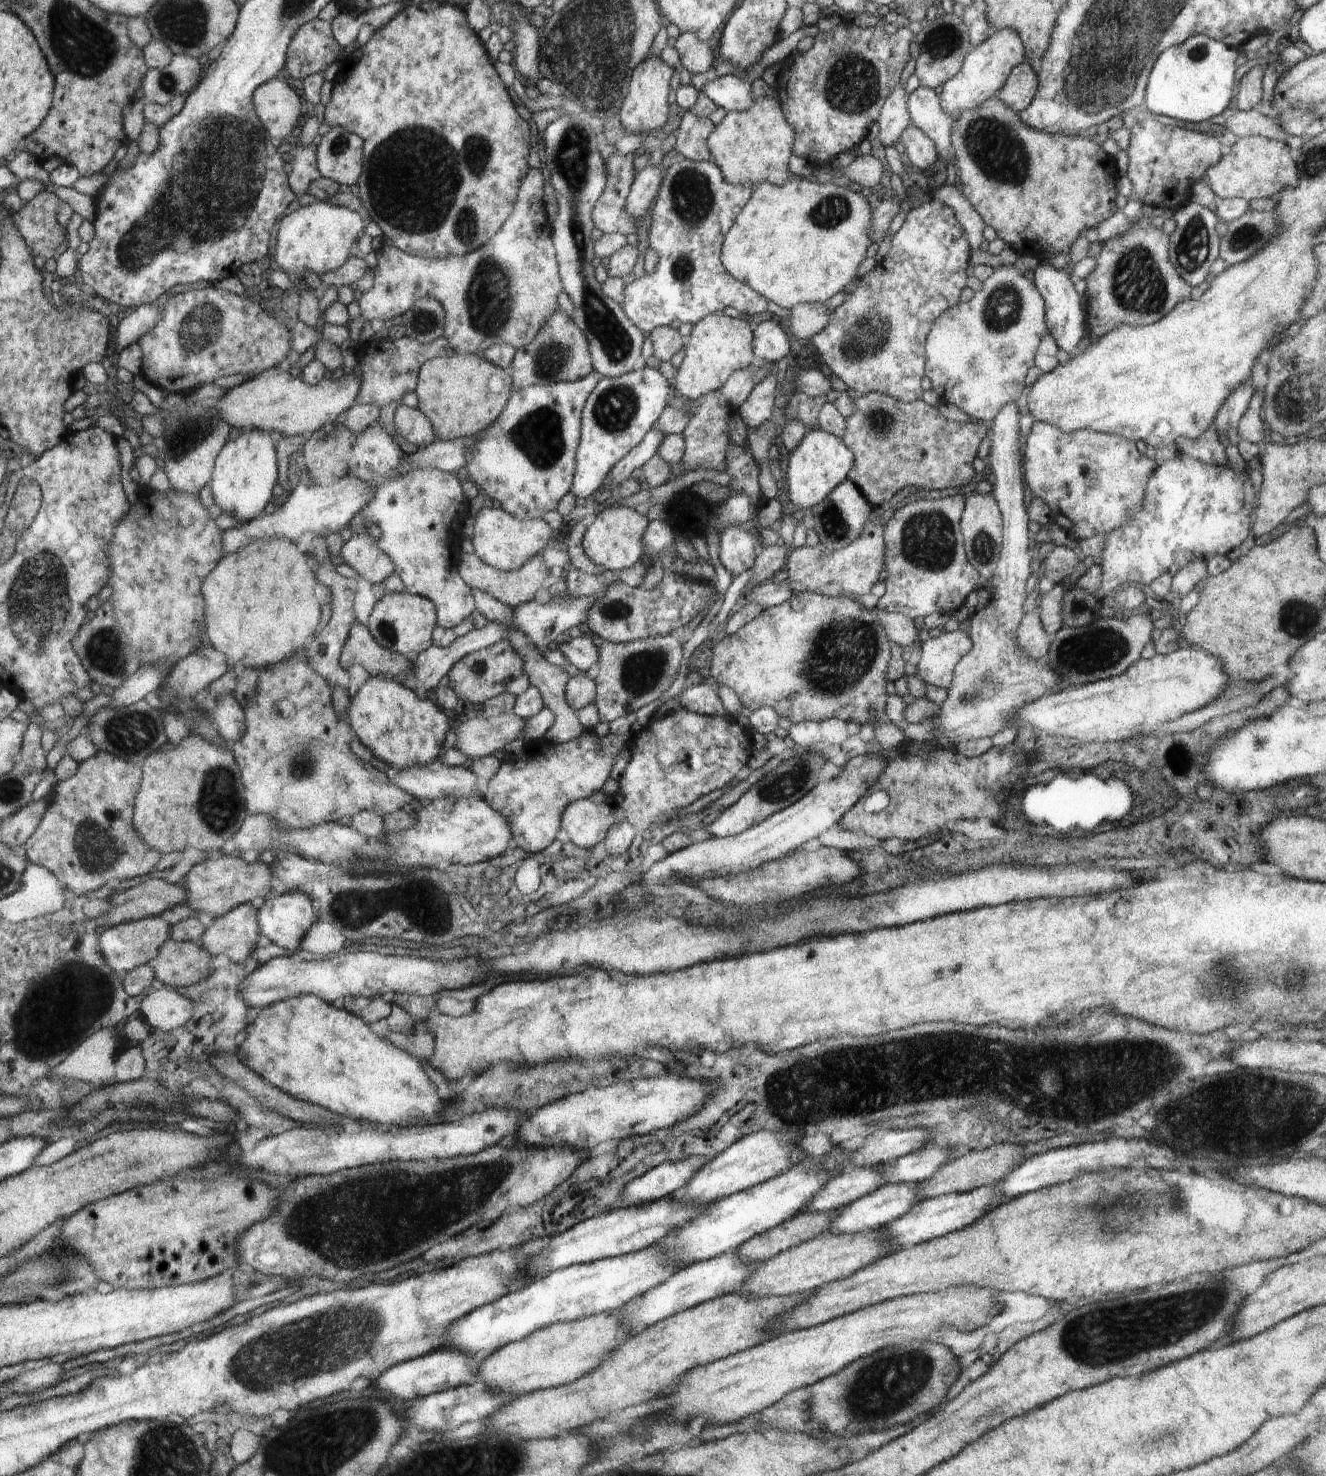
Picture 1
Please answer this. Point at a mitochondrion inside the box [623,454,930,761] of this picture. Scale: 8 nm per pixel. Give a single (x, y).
(861, 639)

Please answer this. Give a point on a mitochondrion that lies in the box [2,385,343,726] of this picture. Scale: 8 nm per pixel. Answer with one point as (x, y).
(39, 605)

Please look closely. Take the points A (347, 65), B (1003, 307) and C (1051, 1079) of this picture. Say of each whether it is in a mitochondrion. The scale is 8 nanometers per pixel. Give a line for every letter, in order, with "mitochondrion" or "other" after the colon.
A: other
B: mitochondrion
C: mitochondrion

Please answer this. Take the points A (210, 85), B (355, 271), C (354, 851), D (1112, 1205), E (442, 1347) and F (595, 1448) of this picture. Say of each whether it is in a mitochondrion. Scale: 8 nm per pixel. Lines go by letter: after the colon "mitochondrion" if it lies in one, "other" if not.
A: other
B: other
C: other
D: mitochondrion
E: other
F: other

